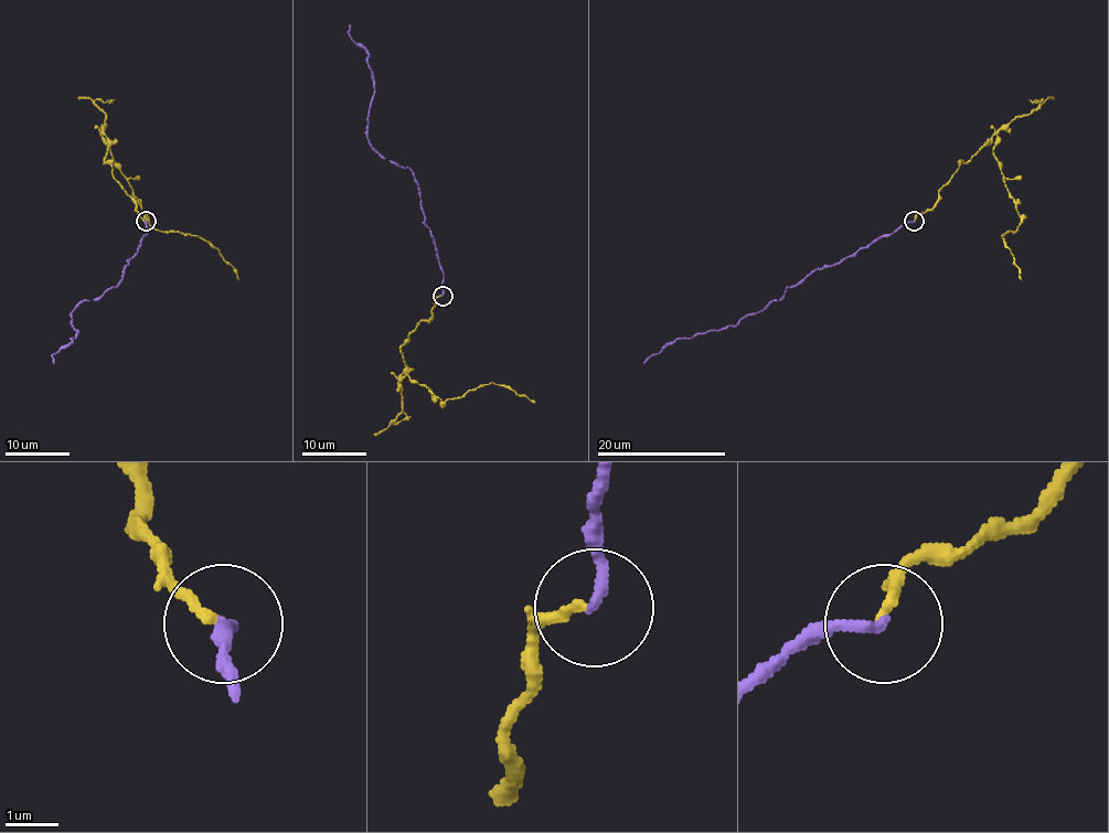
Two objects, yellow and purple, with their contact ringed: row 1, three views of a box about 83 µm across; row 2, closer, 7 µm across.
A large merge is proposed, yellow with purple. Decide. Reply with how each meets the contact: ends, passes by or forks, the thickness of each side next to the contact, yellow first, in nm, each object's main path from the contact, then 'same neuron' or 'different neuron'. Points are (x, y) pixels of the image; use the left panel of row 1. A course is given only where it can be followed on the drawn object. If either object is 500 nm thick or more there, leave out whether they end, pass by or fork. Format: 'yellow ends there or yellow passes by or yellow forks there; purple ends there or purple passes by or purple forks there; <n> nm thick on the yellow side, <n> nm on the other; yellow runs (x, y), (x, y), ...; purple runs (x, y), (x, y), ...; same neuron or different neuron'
yellow ends there; purple ends there; 180 nm thick on the yellow side, 200 nm on the other; yellow runs (145, 221), (106, 163), (109, 146), (146, 221), (159, 231), (209, 242), (237, 280); purple runs (146, 221), (146, 234), (124, 269), (123, 279), (71, 312), (77, 333), (53, 355), (54, 364); different neuron

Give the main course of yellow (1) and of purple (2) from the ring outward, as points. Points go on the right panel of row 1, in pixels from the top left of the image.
1: (915, 221), (930, 210), (962, 163), (993, 146), (1019, 213), (1015, 231), (1001, 235), (1021, 280)
2: (915, 221), (813, 269), (735, 326), (675, 338), (643, 364)

